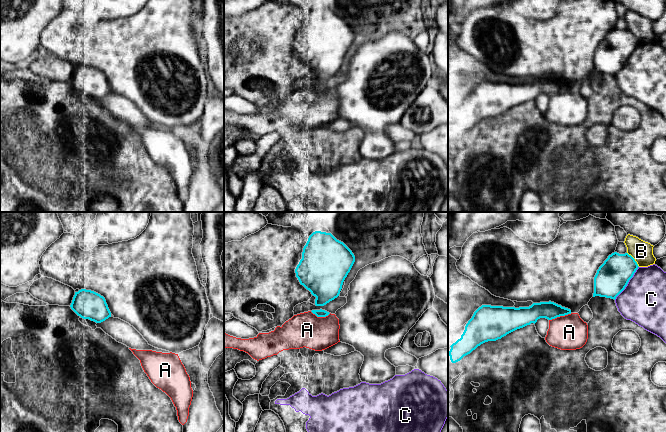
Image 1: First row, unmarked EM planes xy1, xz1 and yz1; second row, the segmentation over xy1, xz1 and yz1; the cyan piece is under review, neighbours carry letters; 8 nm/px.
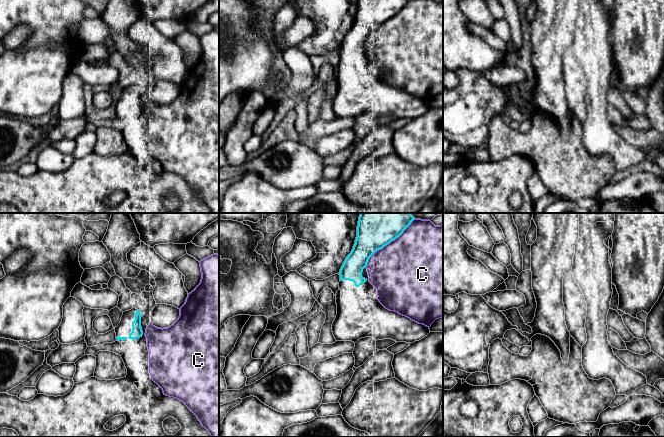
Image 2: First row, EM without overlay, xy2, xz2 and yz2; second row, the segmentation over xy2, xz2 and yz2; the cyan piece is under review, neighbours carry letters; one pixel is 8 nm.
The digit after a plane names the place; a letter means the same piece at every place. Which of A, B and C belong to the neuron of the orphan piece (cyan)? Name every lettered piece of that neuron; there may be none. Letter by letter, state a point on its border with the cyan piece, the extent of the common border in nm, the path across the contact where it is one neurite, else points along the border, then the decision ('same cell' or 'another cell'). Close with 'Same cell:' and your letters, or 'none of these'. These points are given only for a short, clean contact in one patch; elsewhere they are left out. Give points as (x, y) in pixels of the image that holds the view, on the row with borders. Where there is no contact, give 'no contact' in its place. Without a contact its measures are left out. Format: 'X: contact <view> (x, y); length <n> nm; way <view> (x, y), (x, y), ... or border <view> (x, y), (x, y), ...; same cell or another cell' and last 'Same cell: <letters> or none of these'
A: contact yz1 (560, 315); length 190 nm; border yz1 (571, 313), (549, 320); another cell
B: contact yz1 (634, 259); length 160 nm; another cell
C: contact xz2 (388, 243); length 550 nm; another cell
Same cell: none of these

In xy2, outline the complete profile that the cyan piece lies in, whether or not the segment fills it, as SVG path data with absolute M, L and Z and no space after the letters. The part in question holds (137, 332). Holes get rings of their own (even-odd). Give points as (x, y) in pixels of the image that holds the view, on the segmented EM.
M137 310L135 313L135 320L132 322L132 332L129 334L129 339L135 340L139 337L142 337L143 331L141 328L141 313L140 310Z

